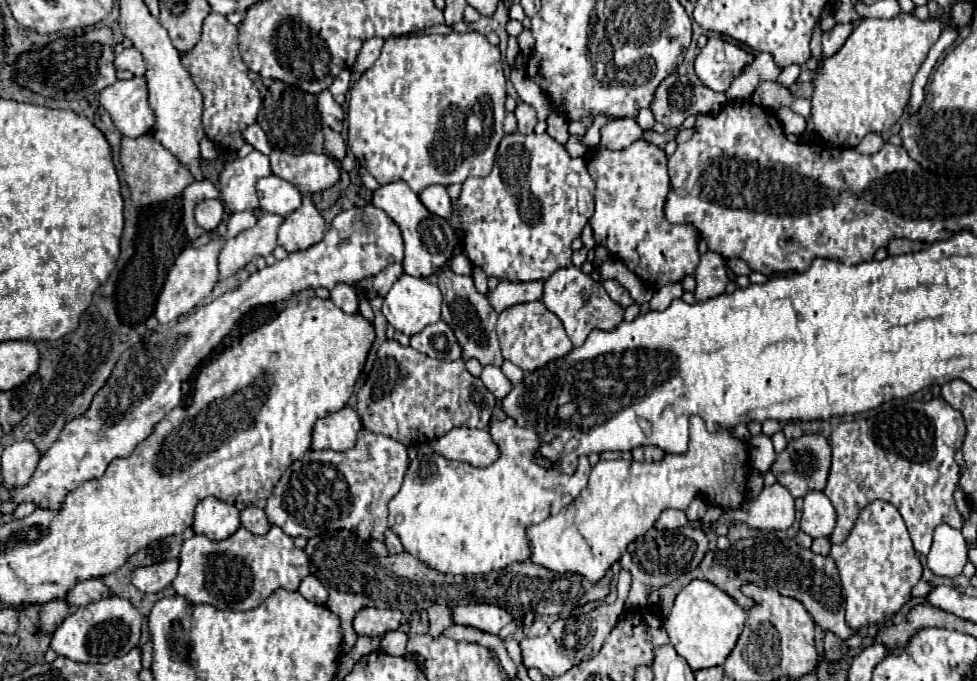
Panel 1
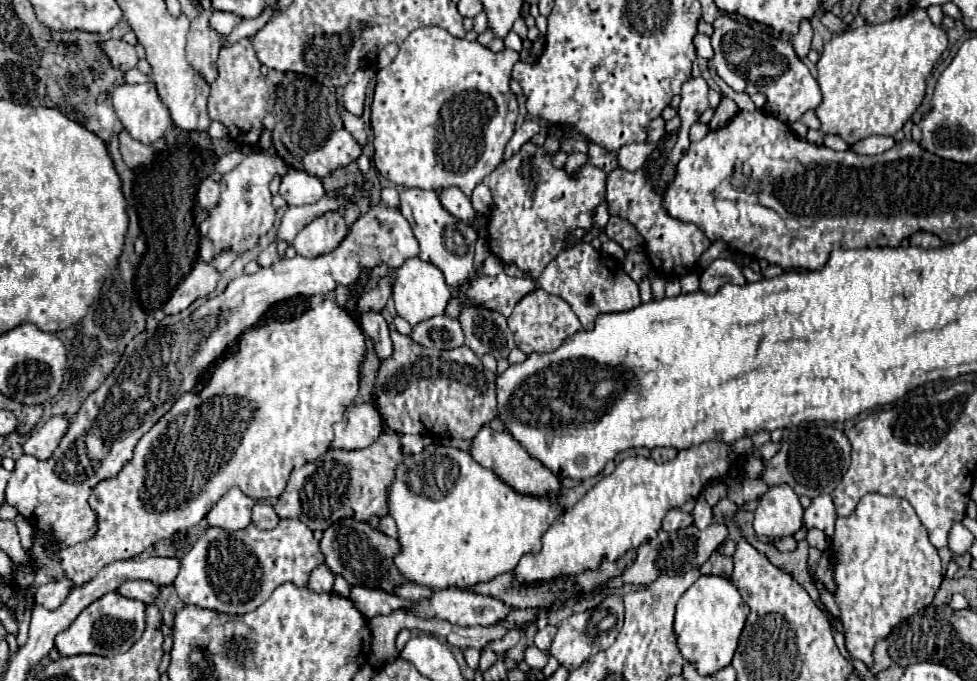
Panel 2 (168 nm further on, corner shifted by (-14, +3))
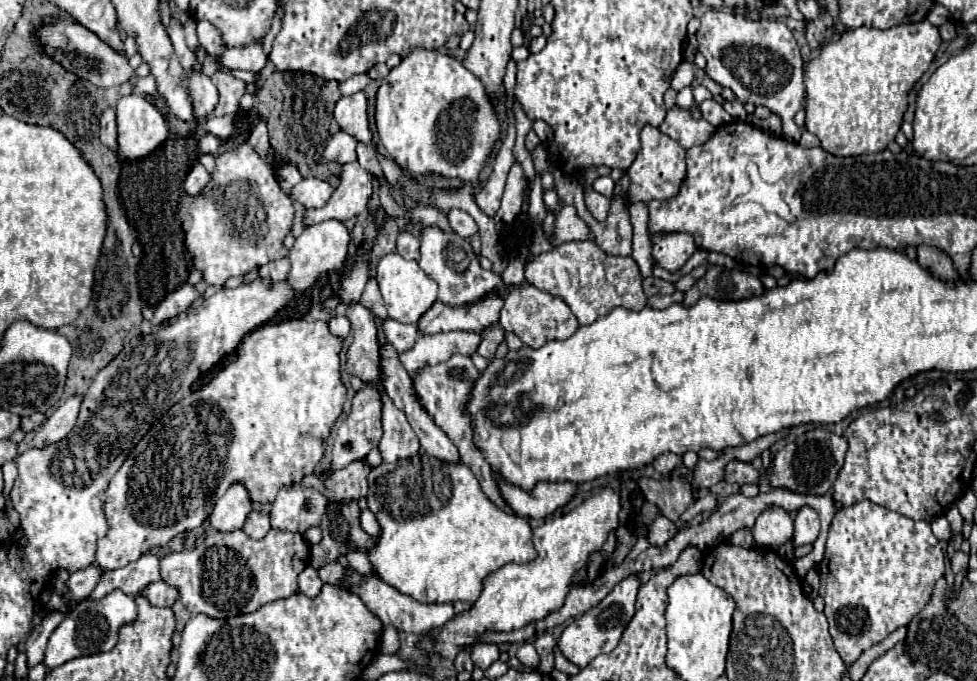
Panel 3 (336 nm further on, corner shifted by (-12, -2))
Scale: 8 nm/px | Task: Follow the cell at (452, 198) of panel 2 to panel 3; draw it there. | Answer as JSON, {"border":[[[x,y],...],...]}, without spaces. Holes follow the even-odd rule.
{"border":[[[450,209],[448,211],[448,223],[464,239],[470,239],[470,235],[474,235],[478,231],[476,221],[466,211],[460,211],[460,209]]]}

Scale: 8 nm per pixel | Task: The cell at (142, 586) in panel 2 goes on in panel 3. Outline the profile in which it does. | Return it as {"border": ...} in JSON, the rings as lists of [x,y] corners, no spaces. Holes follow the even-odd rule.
{"border":[[[164,581],[158,583],[150,583],[142,595],[148,599],[148,603],[152,607],[172,607],[172,603],[178,599],[178,591],[174,591],[174,587],[166,585]]]}

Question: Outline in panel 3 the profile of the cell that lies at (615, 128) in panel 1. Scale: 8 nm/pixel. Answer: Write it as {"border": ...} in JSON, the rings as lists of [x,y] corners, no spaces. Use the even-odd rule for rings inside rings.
{"border":[[[674,107],[674,109],[668,111],[664,123],[658,129],[664,135],[668,135],[674,141],[678,141],[684,149],[690,149],[694,145],[702,145],[716,131],[716,127],[712,123],[708,123],[708,121],[696,121],[696,119],[690,117],[690,111],[682,111],[678,107]]]}

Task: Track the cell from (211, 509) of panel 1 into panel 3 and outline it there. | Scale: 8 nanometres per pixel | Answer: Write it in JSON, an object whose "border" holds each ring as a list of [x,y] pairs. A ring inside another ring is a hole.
{"border":[[[232,485],[214,505],[210,513],[210,523],[218,531],[236,531],[242,529],[248,513],[252,511],[252,501],[242,485]]]}

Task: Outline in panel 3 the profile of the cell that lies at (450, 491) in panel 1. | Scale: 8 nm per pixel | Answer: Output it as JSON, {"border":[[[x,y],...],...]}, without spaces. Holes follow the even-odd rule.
{"border":[[[426,453],[396,463],[382,463],[370,473],[368,509],[376,515],[382,535],[374,551],[368,553],[380,579],[420,603],[476,601],[484,589],[484,579],[506,563],[530,563],[536,559],[532,529],[526,517],[502,511],[482,491],[478,479],[462,461],[448,463]]]}

